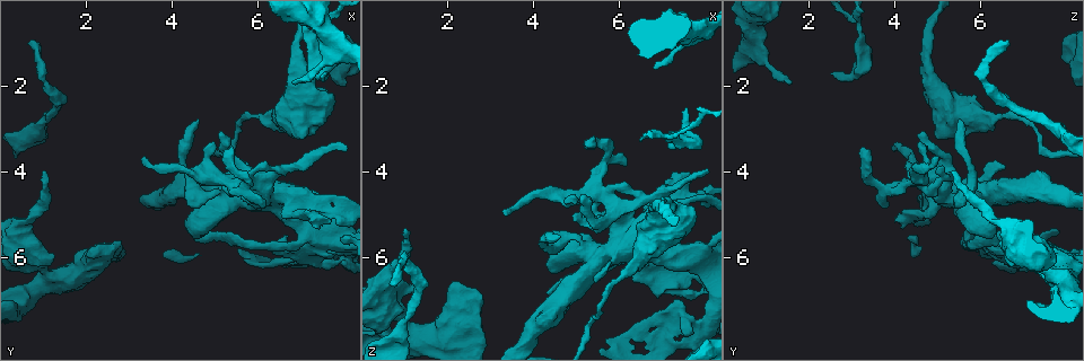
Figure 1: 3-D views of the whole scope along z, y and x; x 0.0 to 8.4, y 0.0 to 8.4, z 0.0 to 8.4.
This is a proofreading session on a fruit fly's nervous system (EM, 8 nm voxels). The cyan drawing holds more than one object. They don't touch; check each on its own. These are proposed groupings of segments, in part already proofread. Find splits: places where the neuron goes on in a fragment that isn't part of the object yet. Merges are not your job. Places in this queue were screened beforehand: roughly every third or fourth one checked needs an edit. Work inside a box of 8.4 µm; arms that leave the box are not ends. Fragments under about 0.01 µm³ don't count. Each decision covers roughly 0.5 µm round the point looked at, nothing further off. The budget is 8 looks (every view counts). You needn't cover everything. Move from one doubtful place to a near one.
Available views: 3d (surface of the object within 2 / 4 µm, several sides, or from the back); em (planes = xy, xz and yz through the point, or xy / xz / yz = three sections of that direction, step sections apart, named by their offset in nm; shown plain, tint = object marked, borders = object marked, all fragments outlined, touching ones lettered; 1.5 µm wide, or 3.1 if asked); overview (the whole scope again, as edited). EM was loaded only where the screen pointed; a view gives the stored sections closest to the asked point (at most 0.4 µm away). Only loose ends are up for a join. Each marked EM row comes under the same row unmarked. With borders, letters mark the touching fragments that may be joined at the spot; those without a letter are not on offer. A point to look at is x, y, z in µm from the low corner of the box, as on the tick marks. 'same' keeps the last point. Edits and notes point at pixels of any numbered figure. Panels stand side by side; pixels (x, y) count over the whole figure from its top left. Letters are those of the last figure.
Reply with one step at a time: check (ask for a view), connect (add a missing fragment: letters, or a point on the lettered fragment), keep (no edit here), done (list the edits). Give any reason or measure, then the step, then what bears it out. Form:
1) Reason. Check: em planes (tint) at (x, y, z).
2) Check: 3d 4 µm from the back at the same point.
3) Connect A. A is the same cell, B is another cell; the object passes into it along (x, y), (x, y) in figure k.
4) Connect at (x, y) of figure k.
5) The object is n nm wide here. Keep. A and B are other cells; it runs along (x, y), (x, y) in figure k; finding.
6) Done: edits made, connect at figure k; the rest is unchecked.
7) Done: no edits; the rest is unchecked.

End of a long branch. Check: 3d 4 µm at (0.65, 1.05, 6.60).

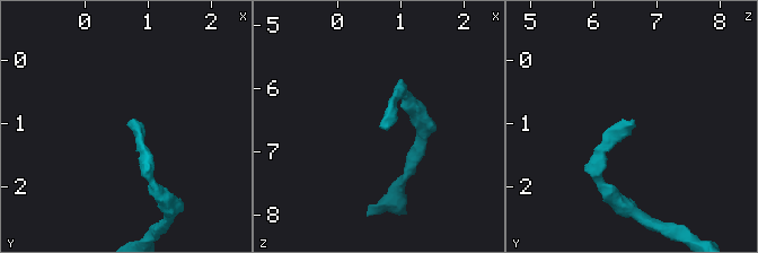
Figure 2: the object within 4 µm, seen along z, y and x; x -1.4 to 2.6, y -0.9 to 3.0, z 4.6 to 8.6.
Shape alone is not enough. Check: em yz step 8 (borders) at (0.75, 1.00, 6.65).

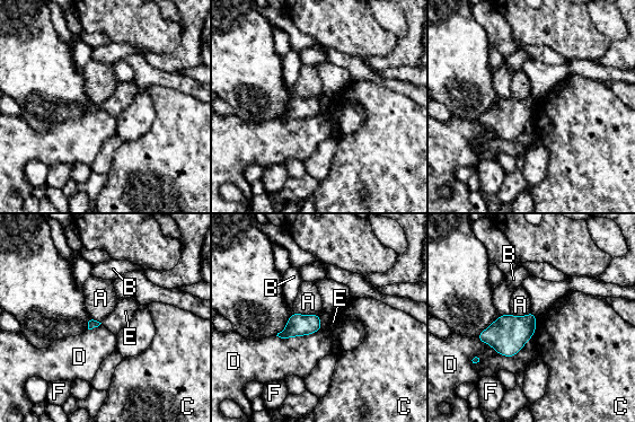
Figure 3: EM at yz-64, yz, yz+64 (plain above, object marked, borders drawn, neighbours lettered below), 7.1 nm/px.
Cut it another way. Check: em planes (borders) at the same point.

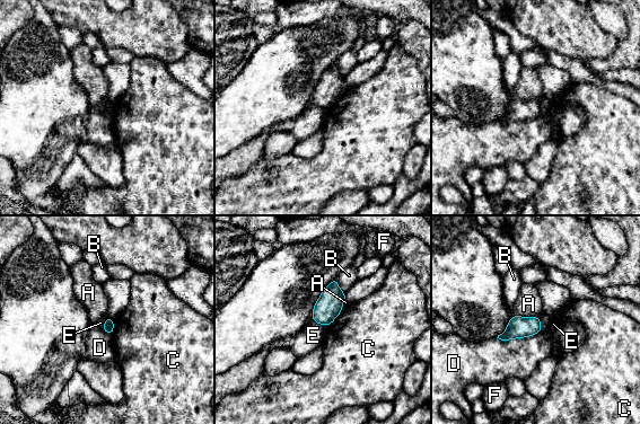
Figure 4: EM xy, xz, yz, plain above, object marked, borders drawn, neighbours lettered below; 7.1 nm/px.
Keep. A, B, C, D, E and F are other cells; a border runs along (538, 317), (542, 330) in figure 4; no lettered fragment goes on from it.

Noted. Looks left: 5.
Tapers out. Check: 3d 2 µm at (1.00, 4.05, 5.40).

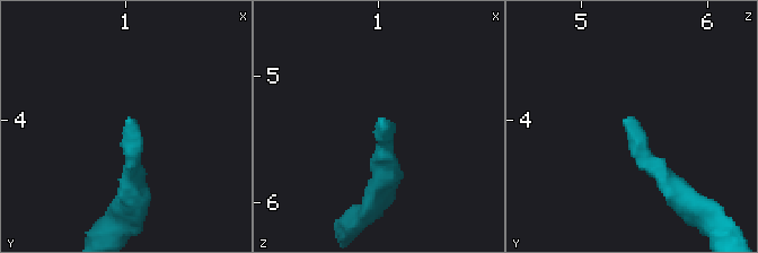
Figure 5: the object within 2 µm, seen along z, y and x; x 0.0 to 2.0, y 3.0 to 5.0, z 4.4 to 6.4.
Need the tissue. Check: em planes (borders) at (1.02, 4.00, 5.34).

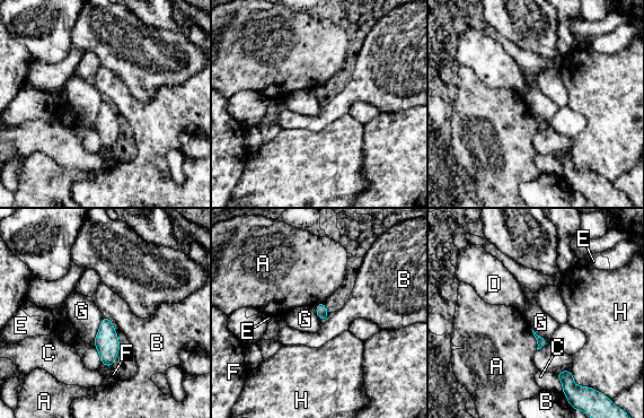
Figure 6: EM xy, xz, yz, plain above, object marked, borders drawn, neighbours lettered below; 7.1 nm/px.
Keep. A, B, C, D, E, F, G and H are other cells; no lettered fragment goes on from it.

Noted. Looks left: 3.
An open end. Check: em planes (borders) at (5.45, 3.50, 3.25).

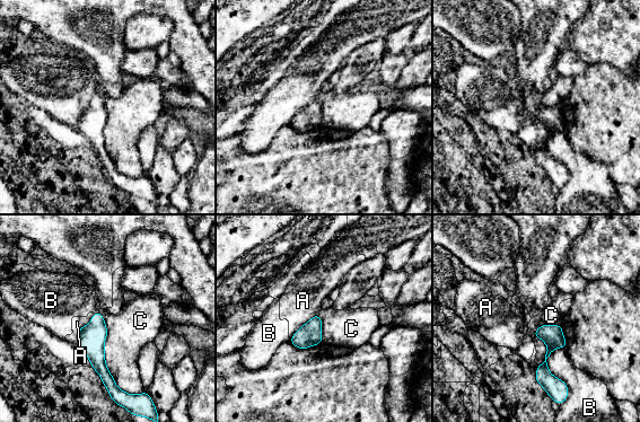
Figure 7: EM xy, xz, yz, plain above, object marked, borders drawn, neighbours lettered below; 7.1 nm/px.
Keep. A, B and C are other cells; a border runs along (99, 310), (107, 370), (143, 393) in figure 7; none of them fits.

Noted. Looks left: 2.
Tapers out. Check: em xy step 8 (borders) at (6.85, 1.95, 1.55).

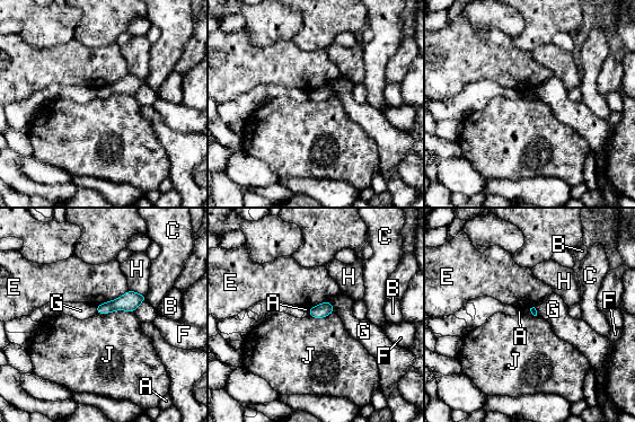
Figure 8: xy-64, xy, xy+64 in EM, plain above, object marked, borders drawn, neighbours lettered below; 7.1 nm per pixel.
Check: em yz step 8 (borders) at the same point.

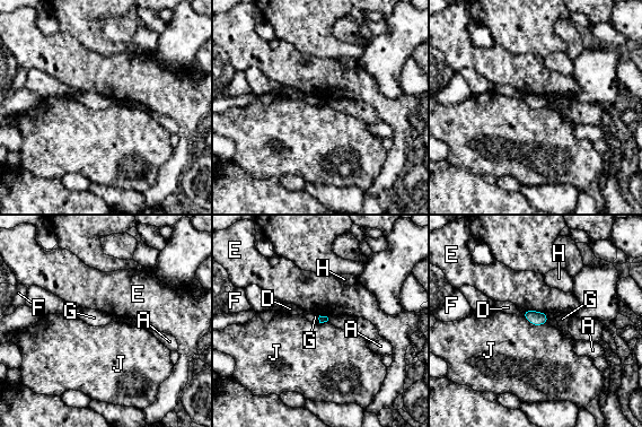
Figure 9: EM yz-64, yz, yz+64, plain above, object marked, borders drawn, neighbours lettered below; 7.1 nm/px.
Keep. A, D, E, F, G, H and J are other cells; a border runs along (521, 313), (534, 324), (546, 323) in figure 9; no lettered fragment goes on from it.

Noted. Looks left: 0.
Done: no edits; the rest is unchecked.

